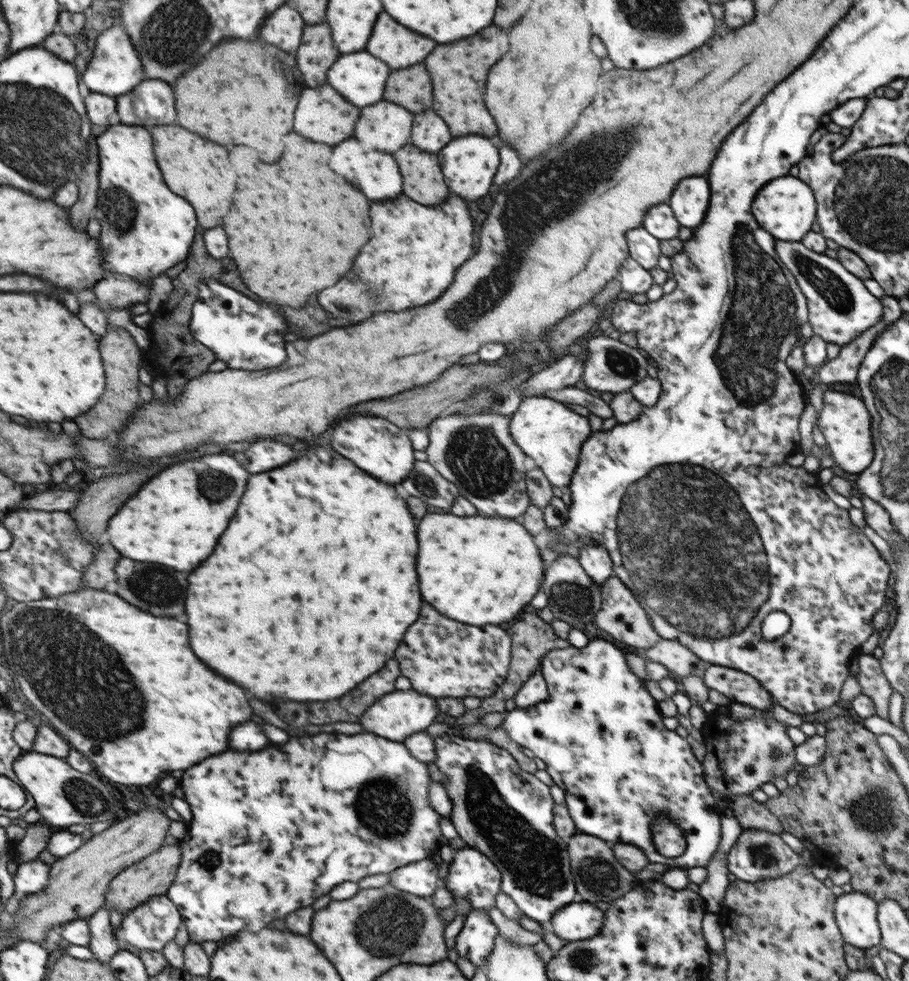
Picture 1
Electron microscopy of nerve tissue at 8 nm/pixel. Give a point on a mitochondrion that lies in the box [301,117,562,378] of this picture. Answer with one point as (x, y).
(370, 294)

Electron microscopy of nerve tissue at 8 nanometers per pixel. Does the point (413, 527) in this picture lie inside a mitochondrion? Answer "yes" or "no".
no

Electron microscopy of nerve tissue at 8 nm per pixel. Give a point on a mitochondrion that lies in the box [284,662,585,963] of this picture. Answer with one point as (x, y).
(536, 865)

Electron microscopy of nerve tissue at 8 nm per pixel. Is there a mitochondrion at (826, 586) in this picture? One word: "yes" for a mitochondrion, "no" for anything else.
no

